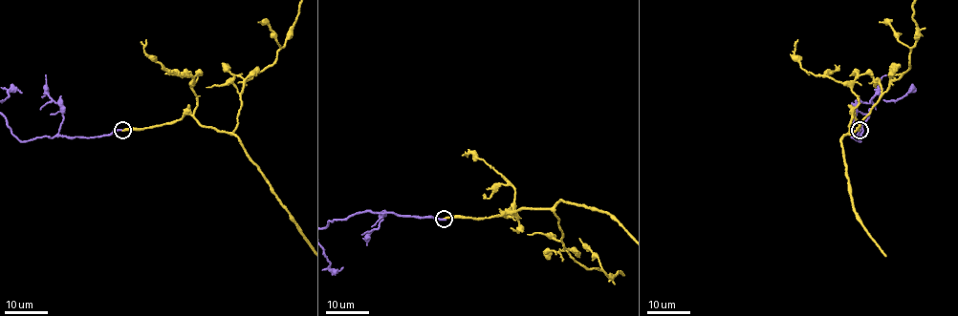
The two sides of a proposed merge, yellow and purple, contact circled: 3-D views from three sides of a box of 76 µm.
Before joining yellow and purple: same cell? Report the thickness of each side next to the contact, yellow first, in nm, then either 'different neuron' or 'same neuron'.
calibres 240 and 240 nm; different neuron

